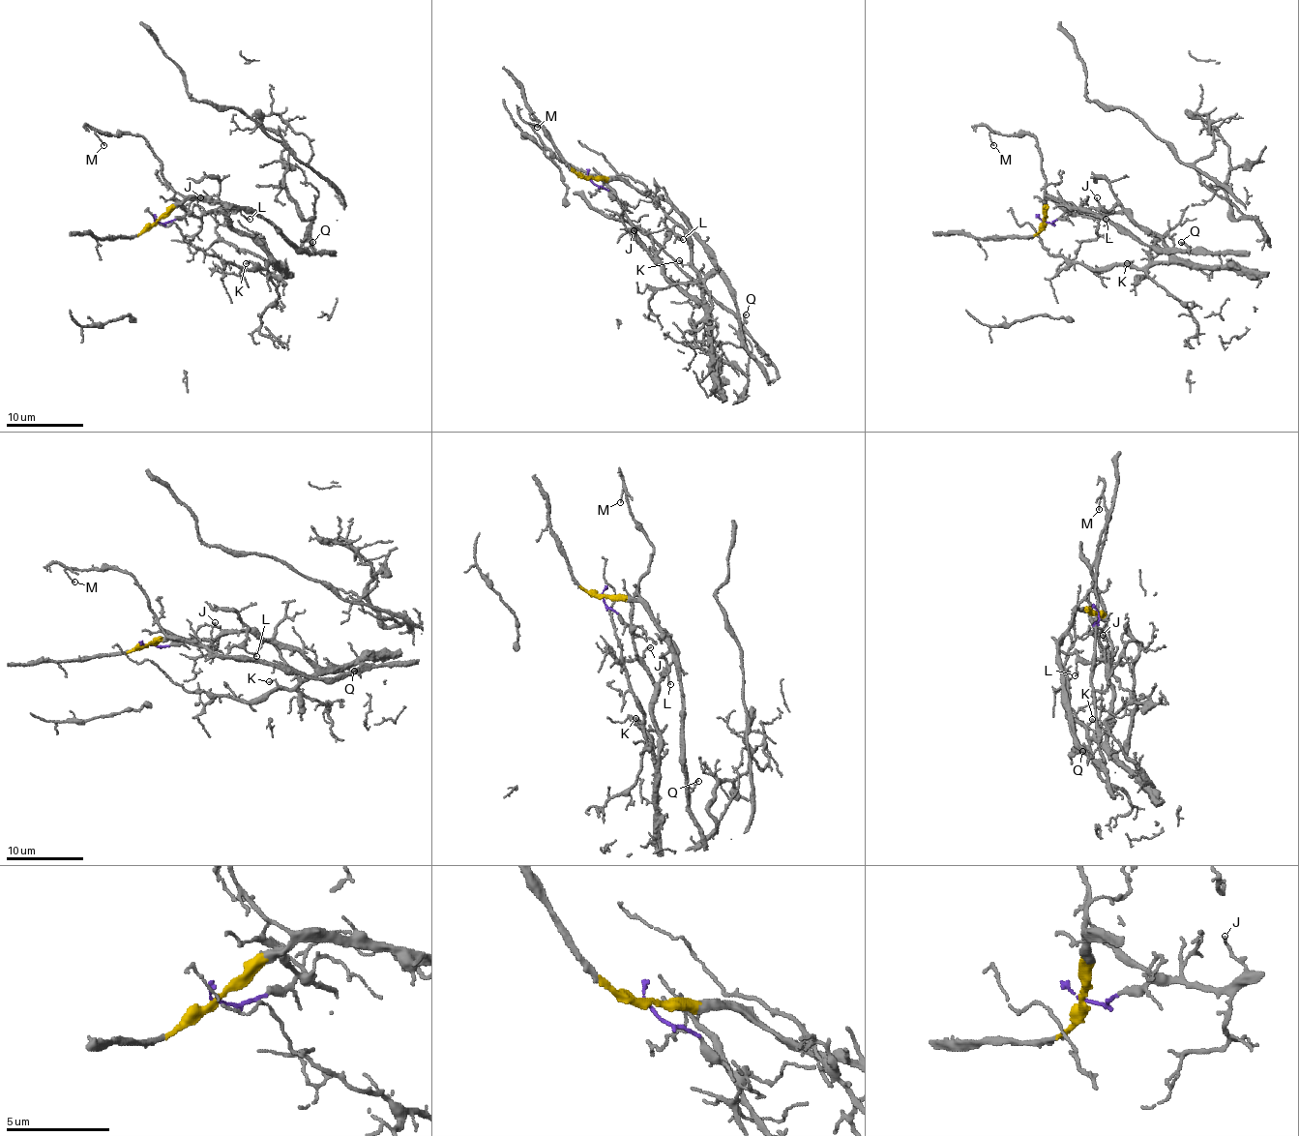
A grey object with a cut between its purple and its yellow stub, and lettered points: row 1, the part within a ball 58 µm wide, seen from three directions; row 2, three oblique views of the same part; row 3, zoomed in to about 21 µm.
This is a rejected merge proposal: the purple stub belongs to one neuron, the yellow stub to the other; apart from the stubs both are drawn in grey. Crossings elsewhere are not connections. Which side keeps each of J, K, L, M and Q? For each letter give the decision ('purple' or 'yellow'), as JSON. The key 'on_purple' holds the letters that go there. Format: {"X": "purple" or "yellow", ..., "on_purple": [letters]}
{"J": "purple", "K": "purple", "L": "purple", "M": "yellow", "Q": "yellow", "on_purple": ["J", "K", "L"]}

